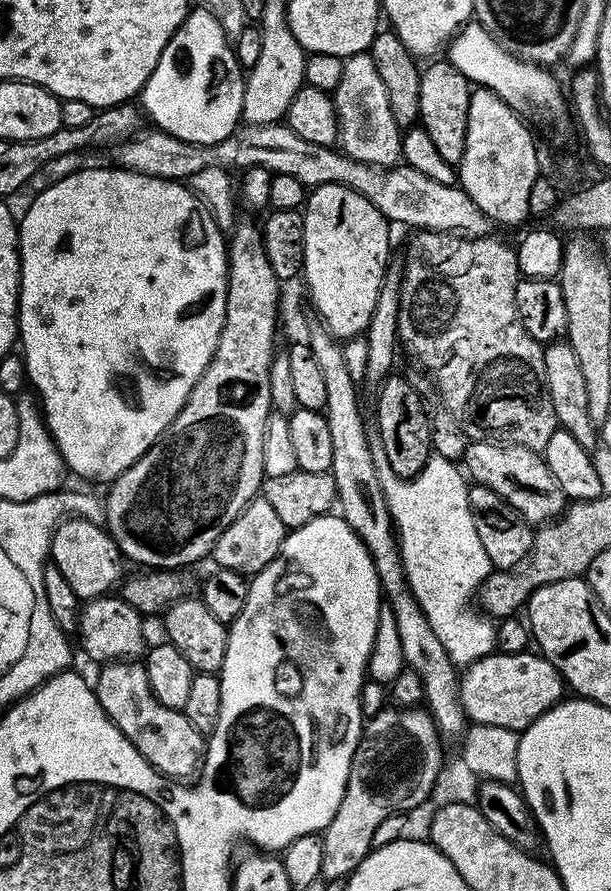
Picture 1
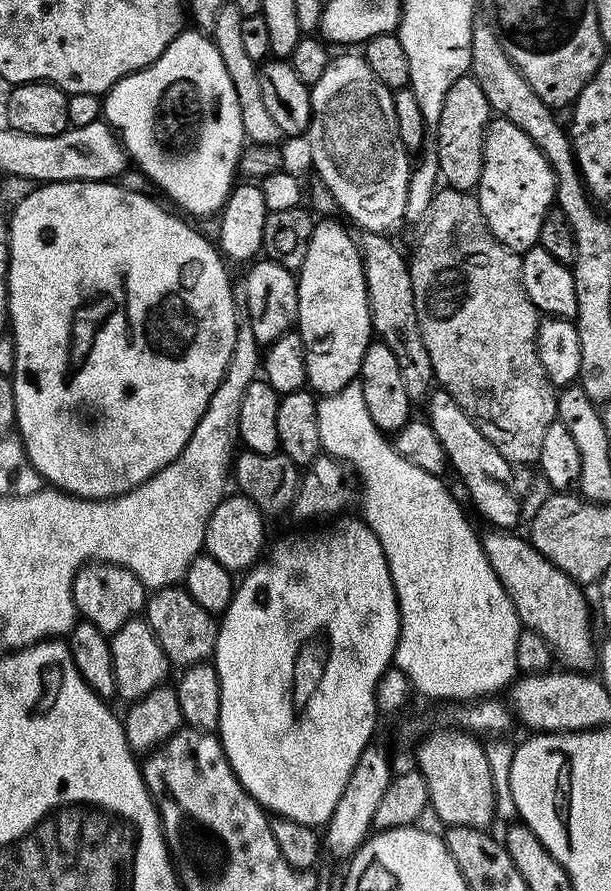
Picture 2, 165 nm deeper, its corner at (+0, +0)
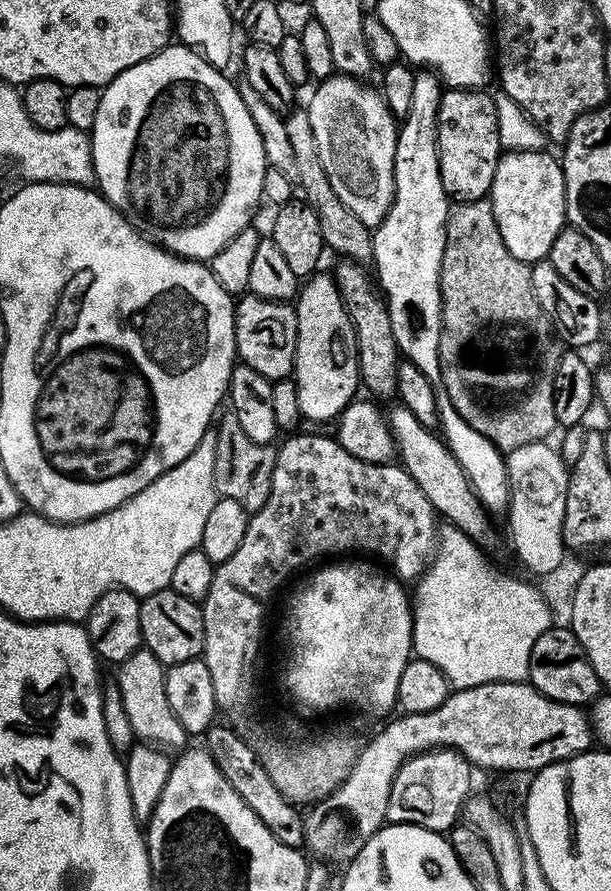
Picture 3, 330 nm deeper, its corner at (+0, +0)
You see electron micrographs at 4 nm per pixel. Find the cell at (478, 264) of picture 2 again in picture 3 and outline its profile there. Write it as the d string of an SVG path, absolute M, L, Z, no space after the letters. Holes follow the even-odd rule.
M485 198L483 200L475 200L474 202L456 202L451 205L448 209L448 224L446 225L446 246L442 250L442 270L440 271L440 297L442 298L442 314L440 315L440 364L448 364L448 381L442 385L442 388L452 388L452 393L448 395L450 402L454 406L454 410L458 410L458 414L463 416L464 421L471 426L474 430L478 430L478 434L482 434L489 442L496 448L500 449L501 453L507 454L515 450L516 447L525 446L526 443L538 443L540 441L547 441L549 439L551 432L558 428L556 422L556 415L554 414L554 378L556 377L556 372L544 372L544 380L540 380L540 384L536 384L536 392L532 393L532 396L528 397L528 403L524 404L524 408L517 409L517 412L512 411L512 409L506 409L504 411L491 411L488 408L473 408L467 407L465 399L463 397L464 388L456 388L456 380L452 380L452 360L456 360L456 348L460 348L456 340L464 339L464 336L472 332L472 328L476 328L476 324L480 324L480 320L532 320L532 316L536 316L536 307L538 307L538 302L534 298L534 290L532 289L532 269L527 264L523 264L518 258L514 258L514 254L510 254L510 250L506 250L506 242L502 242L502 234L498 234L498 222L494 222L494 210L492 209L491 199Z

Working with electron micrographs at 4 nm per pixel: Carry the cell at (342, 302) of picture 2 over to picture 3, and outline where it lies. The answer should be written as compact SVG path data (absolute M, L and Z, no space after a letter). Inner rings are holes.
M320 275L307 277L294 300L298 318L294 379L301 417L305 421L332 422L350 401L357 399L356 388L361 387L360 367L354 322L350 322L350 314L346 314L336 277Z

